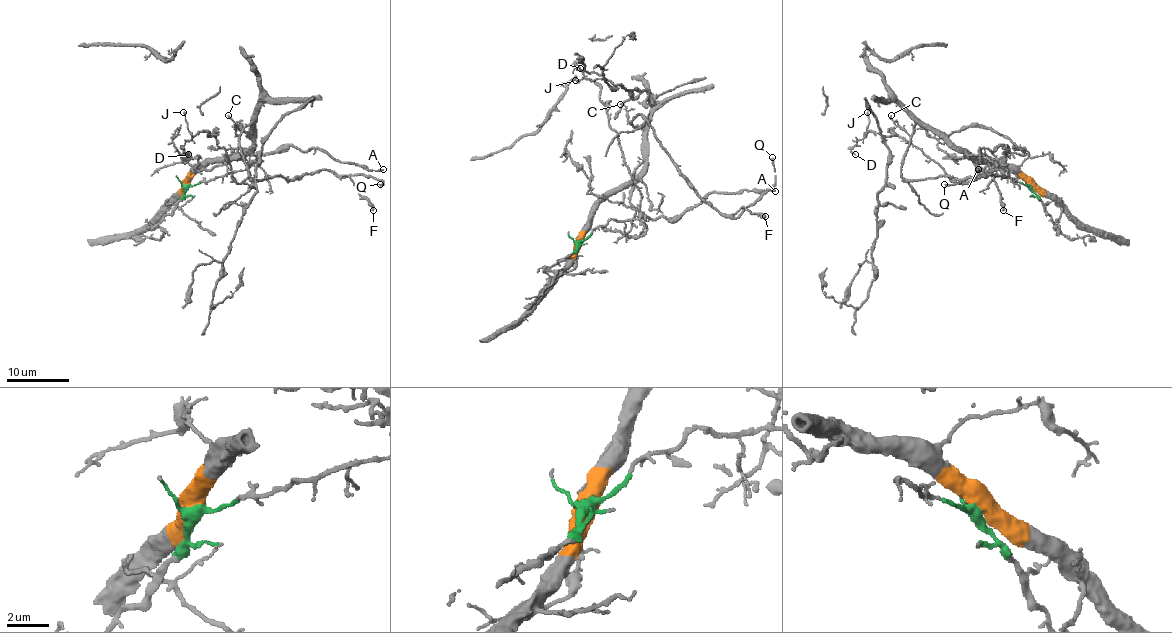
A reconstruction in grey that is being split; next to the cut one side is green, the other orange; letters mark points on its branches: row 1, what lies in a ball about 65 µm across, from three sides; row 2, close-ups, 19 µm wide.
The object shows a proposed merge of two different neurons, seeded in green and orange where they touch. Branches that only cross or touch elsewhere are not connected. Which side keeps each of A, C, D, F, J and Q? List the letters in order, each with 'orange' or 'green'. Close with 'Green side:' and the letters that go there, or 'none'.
A: green
C: orange
D: green
F: orange
J: green
Q: orange
Green side: A, D, J

